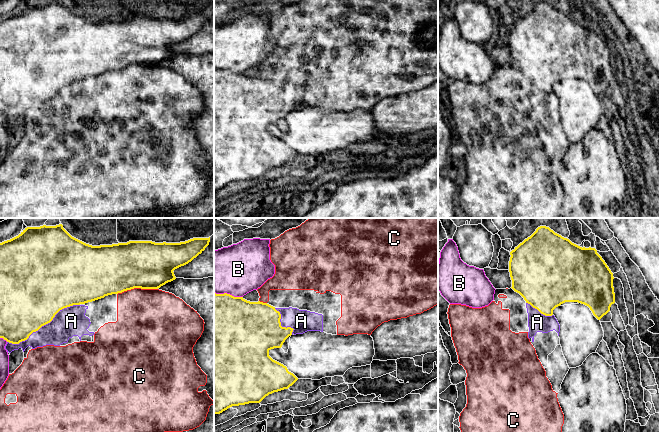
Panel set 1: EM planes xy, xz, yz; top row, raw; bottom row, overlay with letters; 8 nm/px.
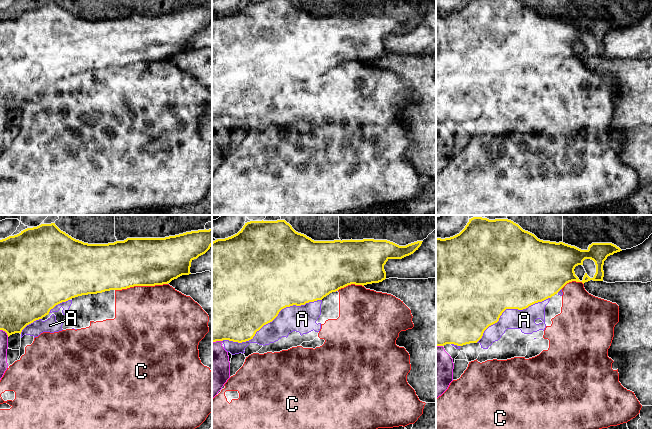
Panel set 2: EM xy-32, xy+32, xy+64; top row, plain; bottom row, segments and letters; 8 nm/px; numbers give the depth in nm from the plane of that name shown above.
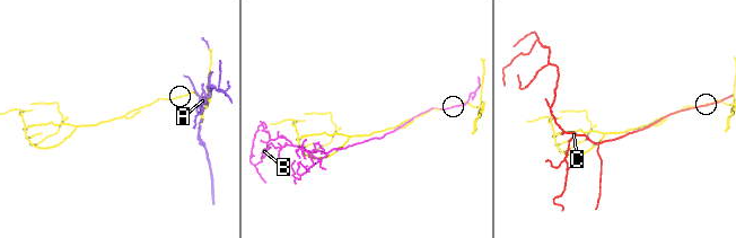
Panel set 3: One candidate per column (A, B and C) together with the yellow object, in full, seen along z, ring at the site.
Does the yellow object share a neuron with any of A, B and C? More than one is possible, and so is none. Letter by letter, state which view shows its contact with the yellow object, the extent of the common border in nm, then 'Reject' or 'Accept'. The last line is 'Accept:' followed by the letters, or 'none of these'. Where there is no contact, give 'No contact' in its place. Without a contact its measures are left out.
A: Touches yellow in xy. Shared border 650 nm. Accept
B: Touches yellow in xz. Shared border 240 nm. Reject
C: Touches yellow in xy. Shared border 340 nm. Reject
Accept: A

